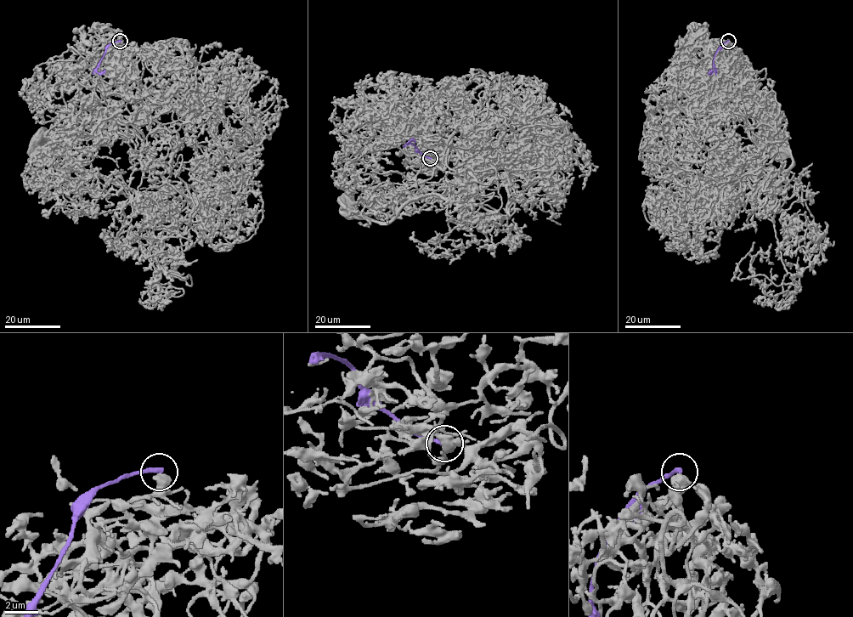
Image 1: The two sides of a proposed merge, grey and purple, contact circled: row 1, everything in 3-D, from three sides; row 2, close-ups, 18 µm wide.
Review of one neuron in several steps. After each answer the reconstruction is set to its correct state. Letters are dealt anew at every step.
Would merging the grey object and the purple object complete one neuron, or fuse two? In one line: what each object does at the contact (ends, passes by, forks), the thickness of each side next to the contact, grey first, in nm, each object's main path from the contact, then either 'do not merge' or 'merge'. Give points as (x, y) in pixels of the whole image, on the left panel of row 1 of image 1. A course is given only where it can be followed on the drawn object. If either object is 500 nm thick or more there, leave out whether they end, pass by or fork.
calibres 650 and 320 nm; course grey (120, 42), (137, 61), (144, 93), (137, 159), (162, 176), (166, 191), (135, 194), (51, 155), (39, 143); course purple (120, 42), (111, 42), (105, 50), (96, 70), (99, 72), (104, 69); do not merge

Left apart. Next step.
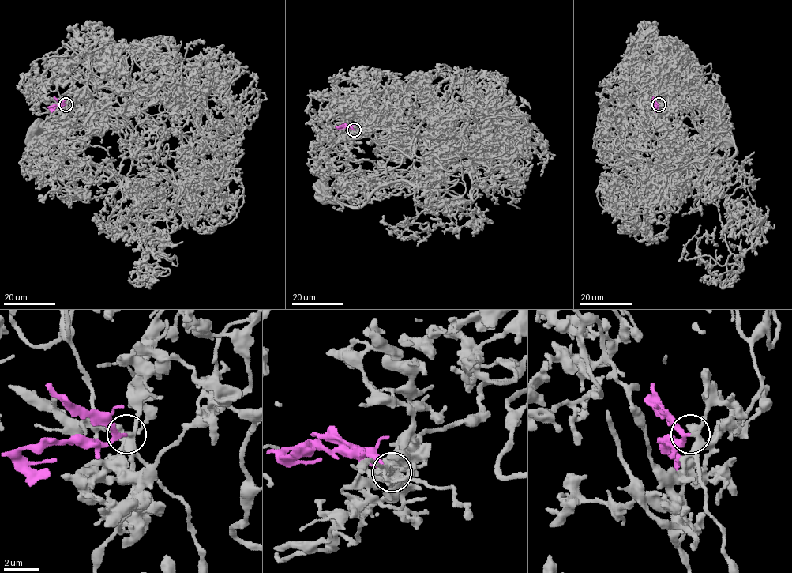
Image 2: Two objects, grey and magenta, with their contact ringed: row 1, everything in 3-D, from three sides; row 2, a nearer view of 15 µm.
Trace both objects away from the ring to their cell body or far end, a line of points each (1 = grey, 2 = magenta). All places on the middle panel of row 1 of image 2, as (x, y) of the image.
1: (354, 130), (373, 97), (369, 130), (419, 135), (441, 179), (380, 185), (358, 206), (324, 193)
2: (354, 130), (338, 127), (343, 126)

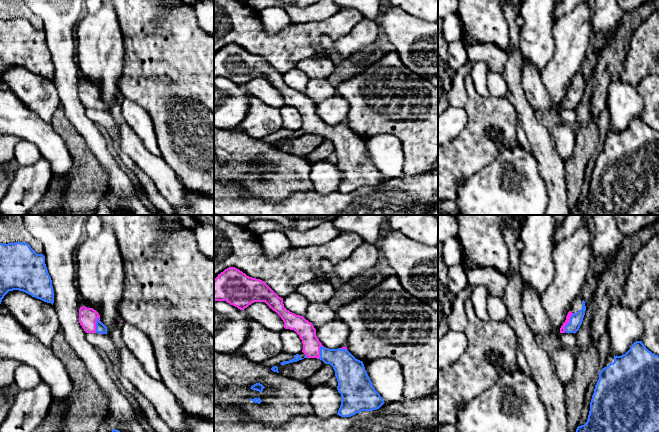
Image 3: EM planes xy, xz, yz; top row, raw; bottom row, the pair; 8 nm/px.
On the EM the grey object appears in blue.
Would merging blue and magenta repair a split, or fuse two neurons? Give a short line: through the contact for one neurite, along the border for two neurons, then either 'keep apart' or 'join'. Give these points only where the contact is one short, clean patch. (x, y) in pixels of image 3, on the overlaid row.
xy (100, 327), (96, 325), (88, 317) | join

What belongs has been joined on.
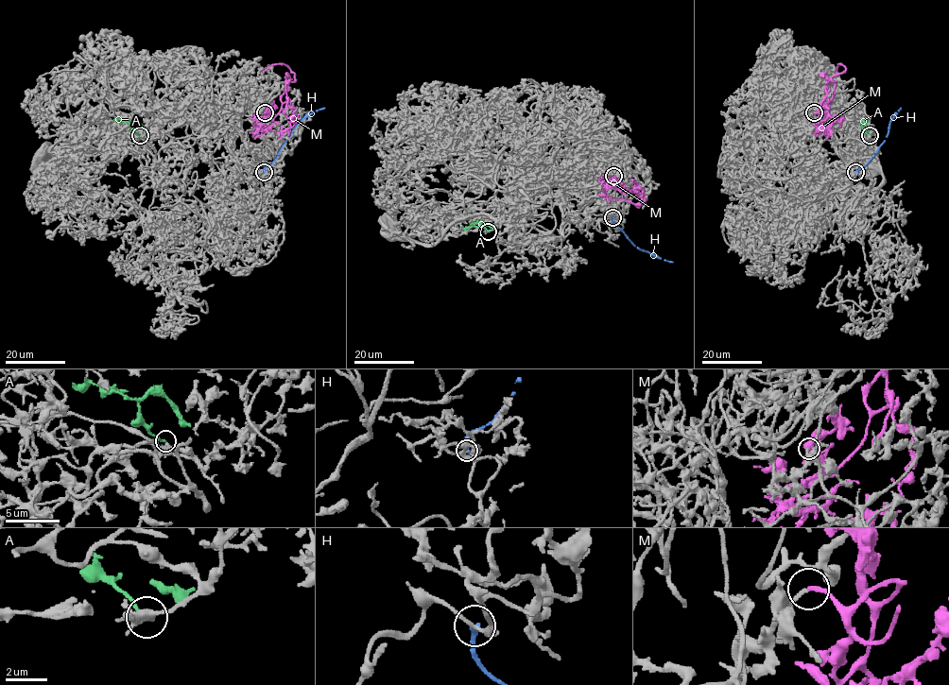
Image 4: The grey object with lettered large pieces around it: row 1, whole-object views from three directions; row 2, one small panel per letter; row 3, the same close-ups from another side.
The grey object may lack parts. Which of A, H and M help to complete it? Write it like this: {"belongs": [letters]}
{"belongs": ["A", "M"]}

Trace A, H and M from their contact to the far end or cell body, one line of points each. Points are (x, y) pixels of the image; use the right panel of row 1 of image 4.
A: (870, 135), (860, 123), (866, 120)
H: (855, 172), (872, 158), (885, 140), (890, 121), (901, 108)
M: (815, 113), (822, 120), (826, 118), (836, 84), (831, 77), (845, 68), (837, 64), (836, 71)

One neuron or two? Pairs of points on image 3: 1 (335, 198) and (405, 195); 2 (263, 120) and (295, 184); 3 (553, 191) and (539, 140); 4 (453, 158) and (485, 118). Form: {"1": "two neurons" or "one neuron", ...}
{"1": "one neuron", "2": "two neurons", "3": "one neuron", "4": "one neuron"}

